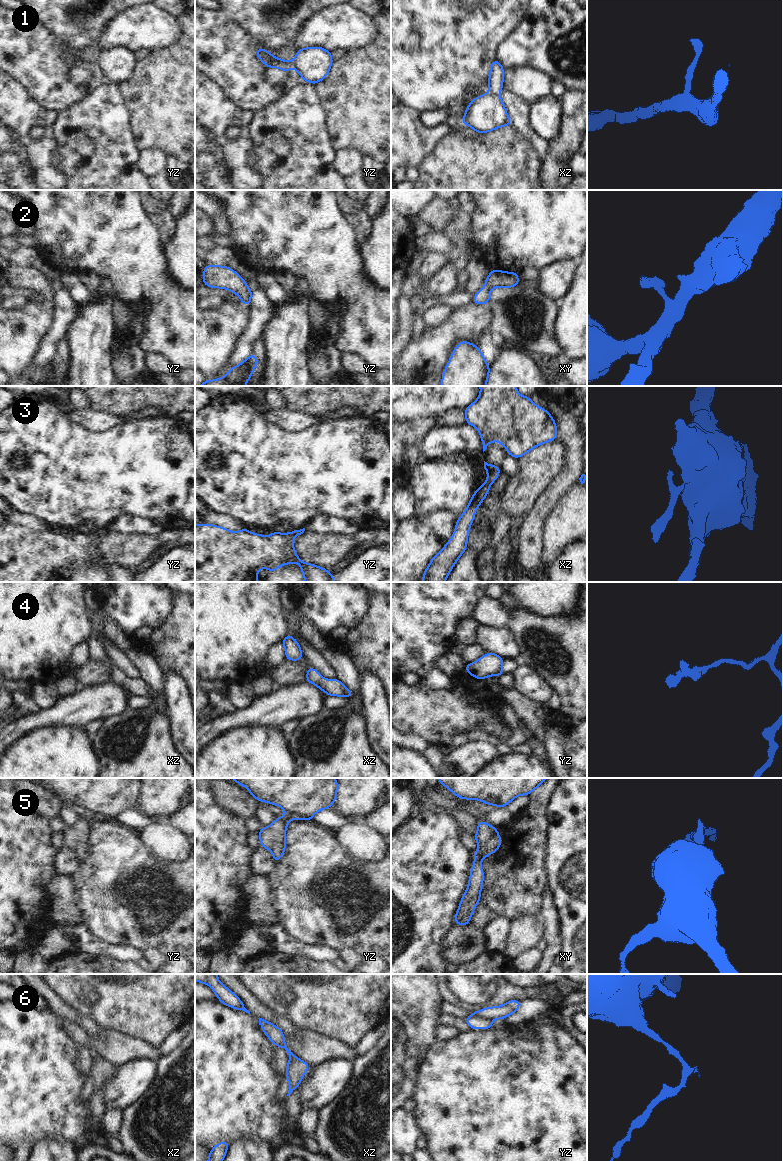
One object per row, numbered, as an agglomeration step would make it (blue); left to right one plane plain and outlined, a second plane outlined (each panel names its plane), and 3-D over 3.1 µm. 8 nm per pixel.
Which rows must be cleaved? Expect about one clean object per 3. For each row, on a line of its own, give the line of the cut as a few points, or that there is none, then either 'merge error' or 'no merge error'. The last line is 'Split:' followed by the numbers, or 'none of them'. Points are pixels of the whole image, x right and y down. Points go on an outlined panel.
1: xz (490, 91), (498, 94) | merge error
2: no cut | no merge error
3: yz (291, 532), (294, 536) | merge error
4: no cut | no merge error
5: no cut | no merge error
6: yz (472, 1014), (491, 1020) | merge error
Split: 1, 3, 6

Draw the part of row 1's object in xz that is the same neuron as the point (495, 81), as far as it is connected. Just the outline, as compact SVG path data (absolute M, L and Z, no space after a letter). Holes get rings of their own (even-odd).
M495 59L490 66L490 76L488 79L488 85L490 88L490 92L494 95L500 94L502 91L504 79L504 68L499 63L497 59Z

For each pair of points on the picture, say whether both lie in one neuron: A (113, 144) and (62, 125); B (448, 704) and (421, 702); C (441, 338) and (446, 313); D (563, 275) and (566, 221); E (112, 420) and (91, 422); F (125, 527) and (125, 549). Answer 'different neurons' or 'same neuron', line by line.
A: same neuron
B: same neuron
C: different neurons
D: different neurons
E: same neuron
F: different neurons

